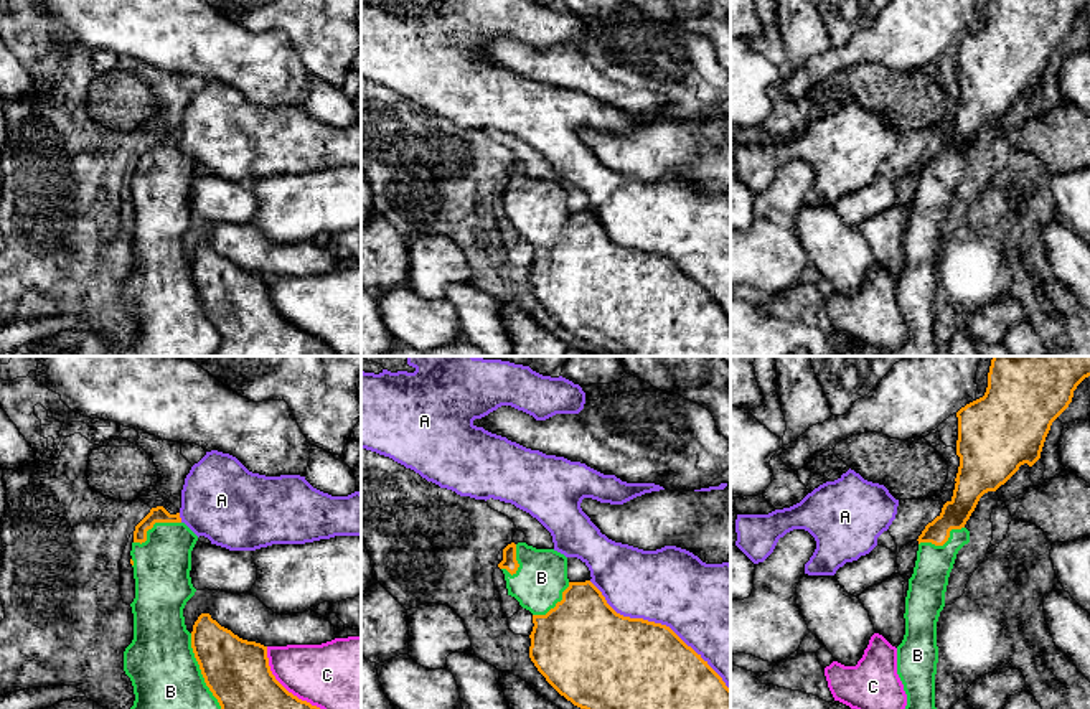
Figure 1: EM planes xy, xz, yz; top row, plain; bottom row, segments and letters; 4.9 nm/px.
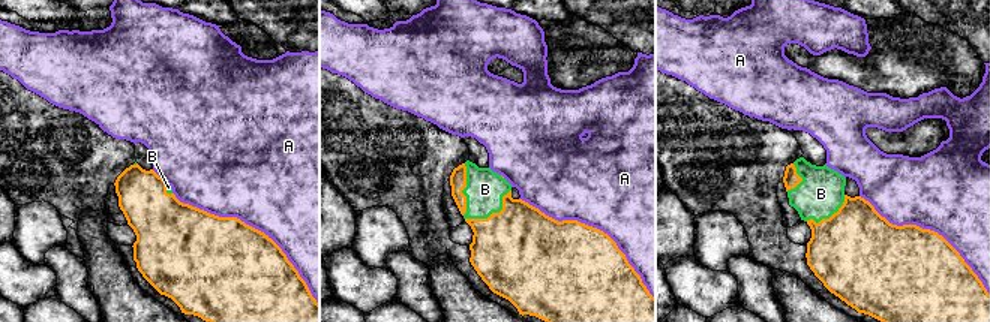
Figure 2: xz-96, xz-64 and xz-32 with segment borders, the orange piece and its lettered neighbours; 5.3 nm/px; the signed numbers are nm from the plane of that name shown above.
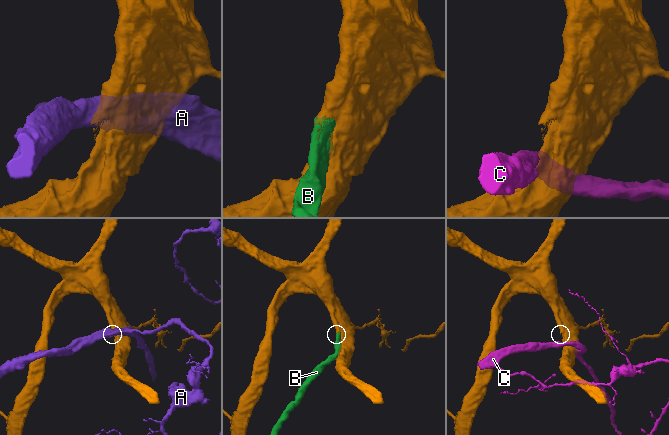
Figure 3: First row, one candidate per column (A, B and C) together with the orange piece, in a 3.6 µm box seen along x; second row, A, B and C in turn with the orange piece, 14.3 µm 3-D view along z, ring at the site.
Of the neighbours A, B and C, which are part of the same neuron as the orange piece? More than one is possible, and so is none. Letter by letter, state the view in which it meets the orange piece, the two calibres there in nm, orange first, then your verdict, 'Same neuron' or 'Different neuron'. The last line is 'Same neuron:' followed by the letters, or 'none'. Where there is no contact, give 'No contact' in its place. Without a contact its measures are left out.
A: Touches orange in xz. Thickness 500 nm (orange) against 420 nm. Different neuron
B: Touches orange in xy. Thickness 320 nm (orange) against 400 nm. Same neuron
C: Touches orange in xy. Thickness 420 nm (orange) against 360 nm. Different neuron
Same neuron: B

